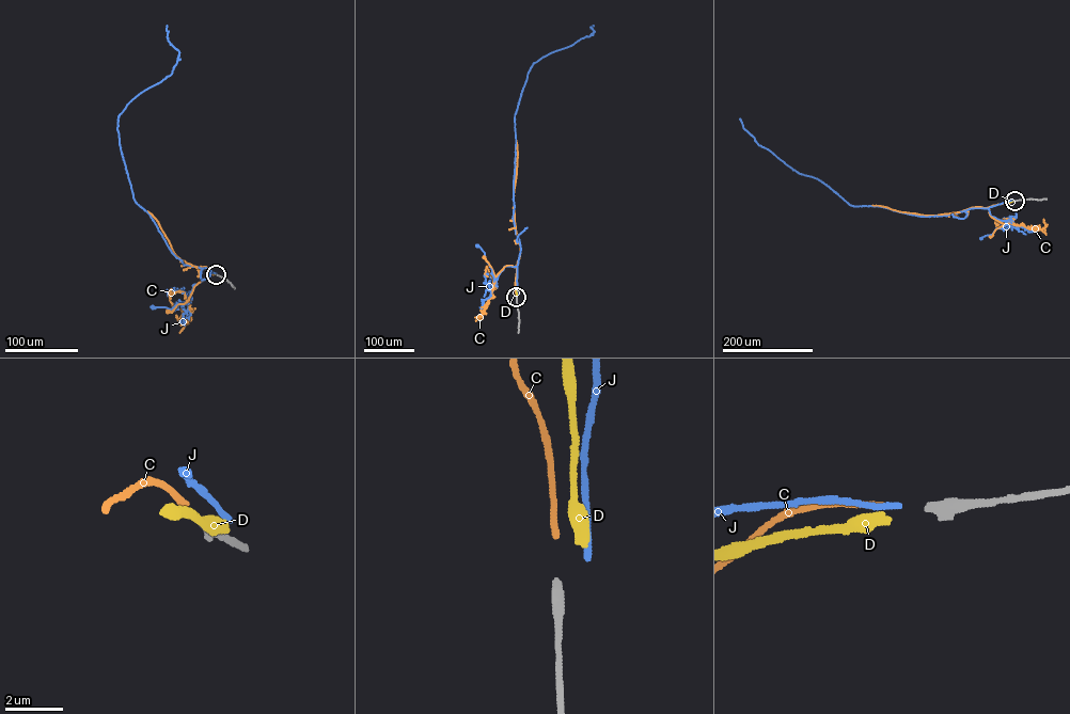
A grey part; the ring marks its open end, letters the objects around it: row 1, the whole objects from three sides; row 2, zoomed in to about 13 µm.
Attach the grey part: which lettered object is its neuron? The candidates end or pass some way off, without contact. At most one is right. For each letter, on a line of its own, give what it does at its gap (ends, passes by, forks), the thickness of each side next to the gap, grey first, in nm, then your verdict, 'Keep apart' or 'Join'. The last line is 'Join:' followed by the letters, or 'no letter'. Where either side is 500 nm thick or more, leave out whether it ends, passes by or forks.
C: It ends there. Thickness 380 nm (grey) against 200 nm. Join
D: It ends there. Thickness 380 nm (grey) against 440 nm. Keep apart
J: It ends there. Thickness 380 nm (grey) against 220 nm. Keep apart
Join: C

